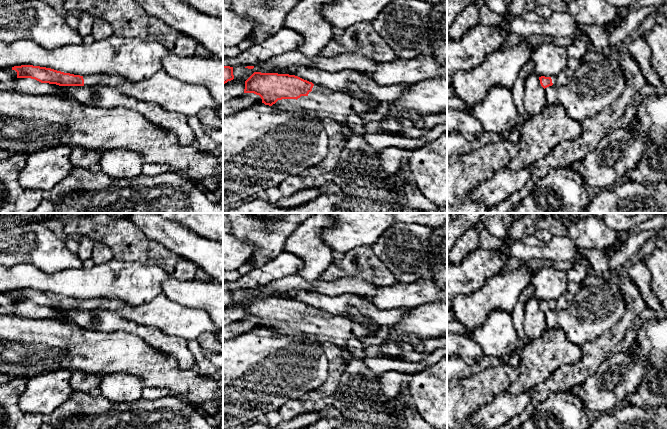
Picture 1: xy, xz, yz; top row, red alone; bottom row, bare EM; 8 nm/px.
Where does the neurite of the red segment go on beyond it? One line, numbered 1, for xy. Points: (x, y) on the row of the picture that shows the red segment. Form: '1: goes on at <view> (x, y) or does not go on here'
1: goes on at xy (110, 80)

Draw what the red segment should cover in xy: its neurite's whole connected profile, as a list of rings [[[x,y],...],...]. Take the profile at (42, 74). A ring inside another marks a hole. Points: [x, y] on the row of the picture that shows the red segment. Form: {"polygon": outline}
{"polygon": [[[33,65],[14,66],[12,70],[17,72],[17,78],[31,78],[41,83],[56,84],[59,86],[92,86],[101,84],[113,87],[128,81],[125,77],[113,74],[80,76]]]}

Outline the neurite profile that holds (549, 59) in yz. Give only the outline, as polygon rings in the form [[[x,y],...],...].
[[[541,44],[531,53],[534,63],[534,73],[539,77],[552,77],[558,75],[567,67],[568,49],[555,44]]]

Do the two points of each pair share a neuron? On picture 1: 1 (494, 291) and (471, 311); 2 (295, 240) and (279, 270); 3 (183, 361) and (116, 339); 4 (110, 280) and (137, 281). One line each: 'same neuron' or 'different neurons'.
1: same neuron
2: different neurons
3: different neurons
4: same neuron

